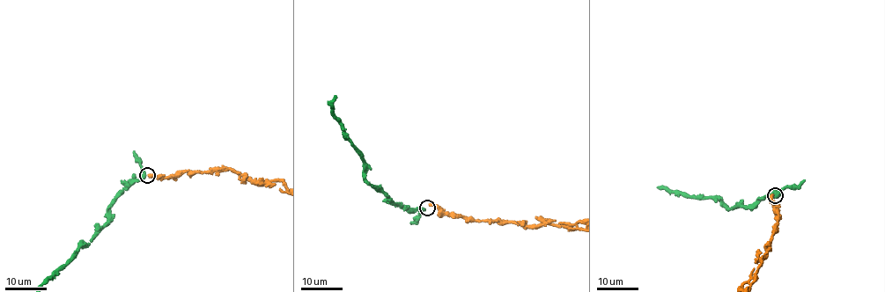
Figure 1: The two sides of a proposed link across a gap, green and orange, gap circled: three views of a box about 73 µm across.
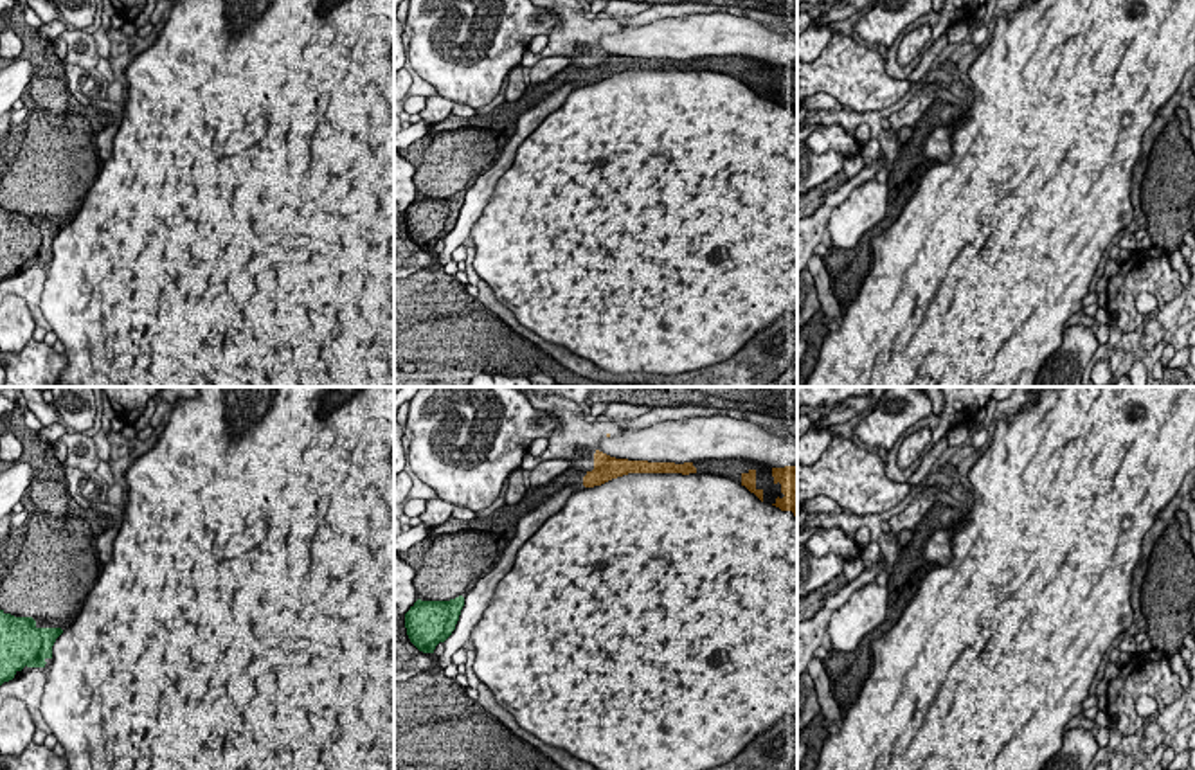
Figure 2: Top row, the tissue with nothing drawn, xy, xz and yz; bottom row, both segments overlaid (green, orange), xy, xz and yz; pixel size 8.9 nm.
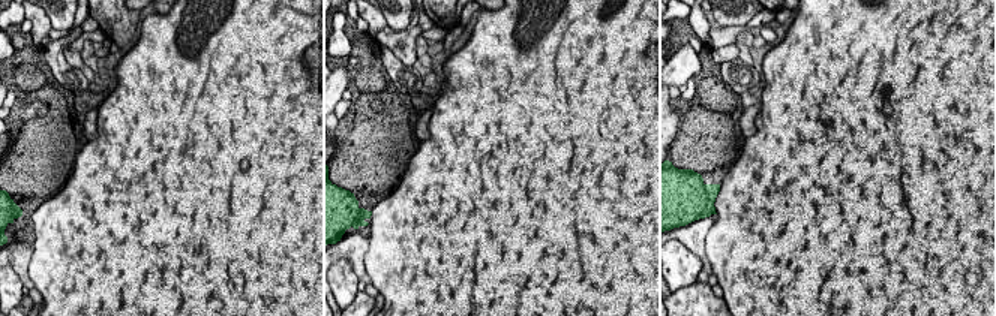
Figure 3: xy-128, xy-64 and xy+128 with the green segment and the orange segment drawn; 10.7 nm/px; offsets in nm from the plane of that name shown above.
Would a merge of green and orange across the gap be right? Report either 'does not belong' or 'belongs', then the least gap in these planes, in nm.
belongs; gap 1450 nm

